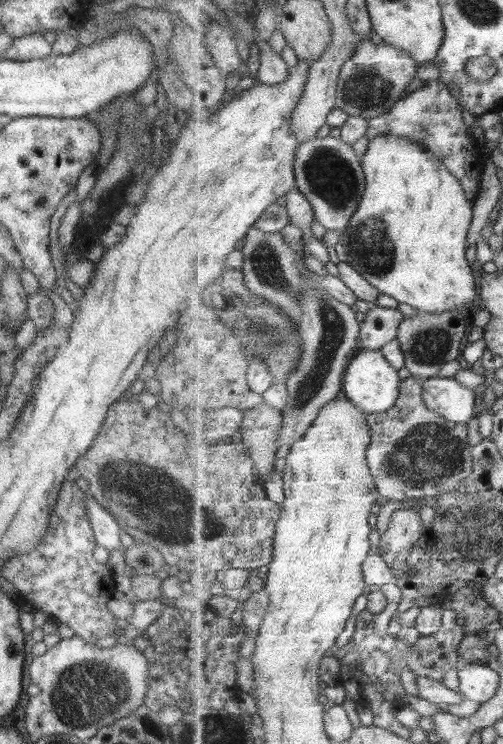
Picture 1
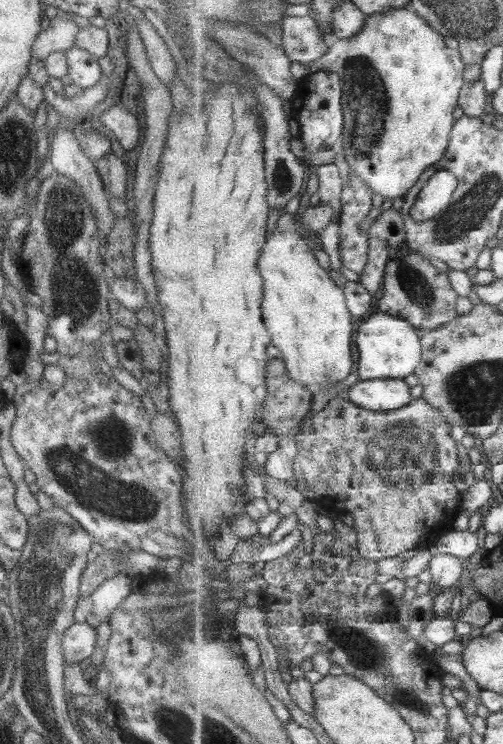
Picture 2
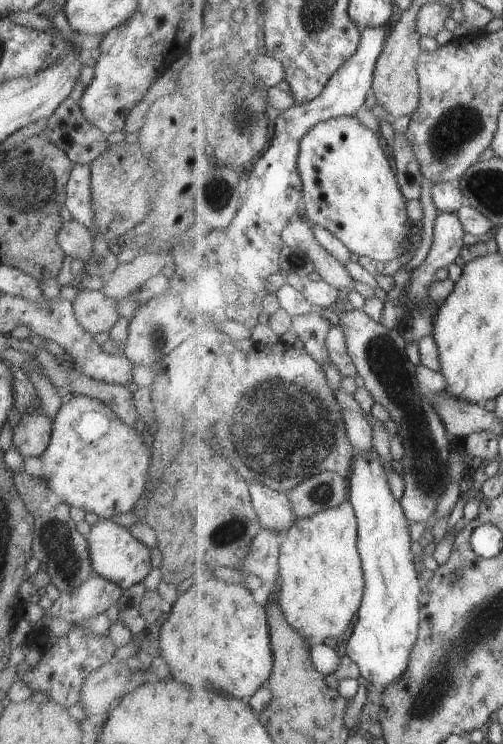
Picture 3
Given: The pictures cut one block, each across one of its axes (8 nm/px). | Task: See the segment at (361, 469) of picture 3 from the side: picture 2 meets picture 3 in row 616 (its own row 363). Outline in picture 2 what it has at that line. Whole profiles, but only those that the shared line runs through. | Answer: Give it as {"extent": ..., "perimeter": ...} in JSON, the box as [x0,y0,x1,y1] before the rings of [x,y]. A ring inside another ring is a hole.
{"extent":[354,312,422,382],"perimeter":[[[378,312],[365,318],[356,332],[354,345],[358,347],[359,354],[357,382],[416,375],[416,369],[422,362],[422,340],[417,328],[408,320],[389,313]]]}

